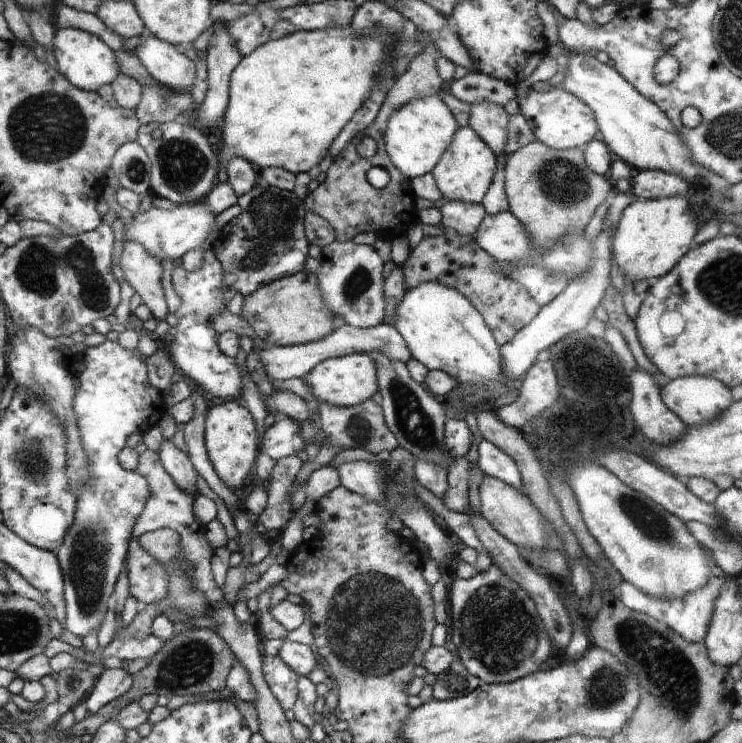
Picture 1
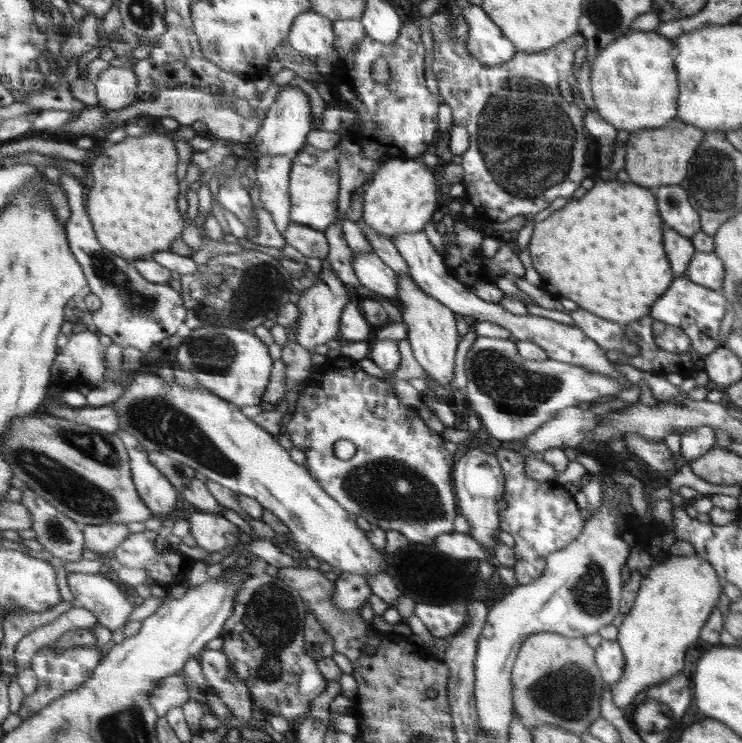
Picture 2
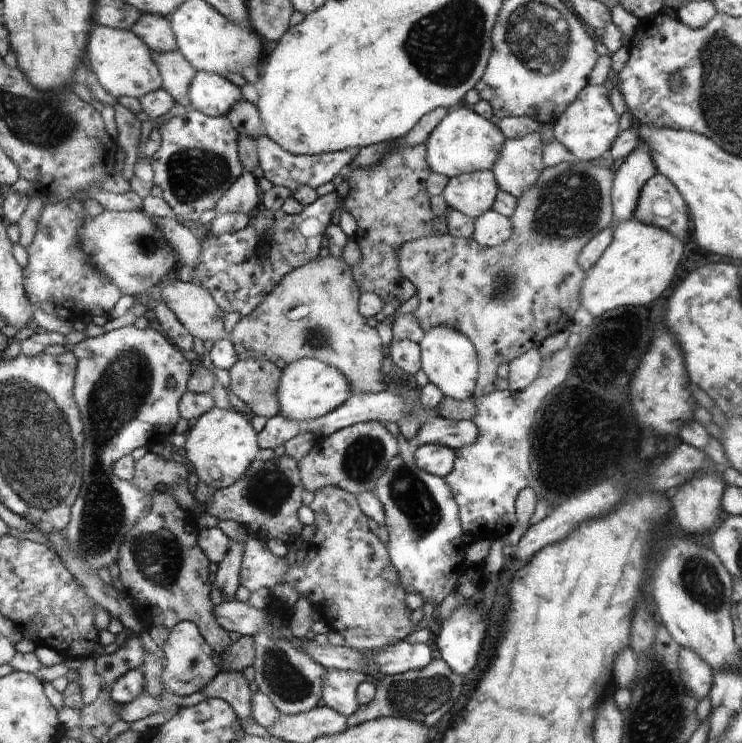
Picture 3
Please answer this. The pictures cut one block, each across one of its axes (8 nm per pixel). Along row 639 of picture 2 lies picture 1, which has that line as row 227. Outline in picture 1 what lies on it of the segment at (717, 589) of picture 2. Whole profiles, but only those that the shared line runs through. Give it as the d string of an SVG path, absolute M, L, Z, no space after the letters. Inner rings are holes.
M682 196L658 198L658 200L636 199L622 212L613 238L612 258L619 271L632 282L653 281L666 276L684 259L696 234L694 212Z

